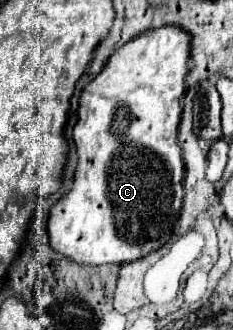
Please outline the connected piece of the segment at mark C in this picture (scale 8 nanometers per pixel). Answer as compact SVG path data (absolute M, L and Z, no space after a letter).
M159 27L159 29L149 29L141 33L137 39L131 39L123 47L119 47L107 61L107 65L101 69L101 73L85 85L81 97L79 97L79 111L77 111L77 125L73 129L73 139L77 145L79 153L79 163L75 171L75 185L73 189L53 205L51 217L49 217L49 235L51 235L51 247L65 257L73 259L79 265L103 265L103 263L127 263L141 259L149 255L151 251L163 247L173 233L173 227L177 223L181 203L183 203L183 157L181 157L181 147L177 143L177 133L179 133L179 121L181 121L181 97L185 93L185 75L189 73L187 61L189 61L189 49L191 49L191 37L179 29L179 27Z

